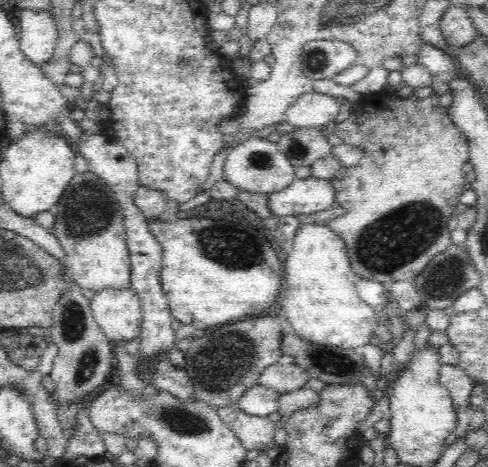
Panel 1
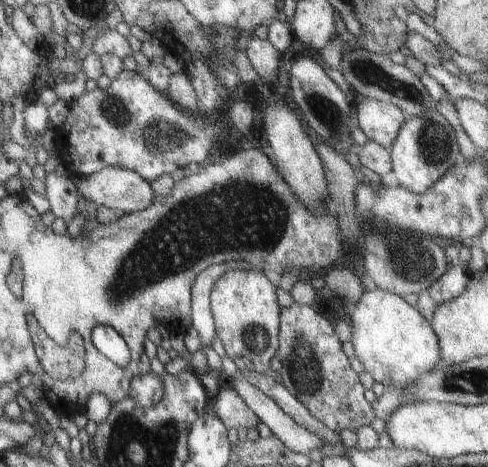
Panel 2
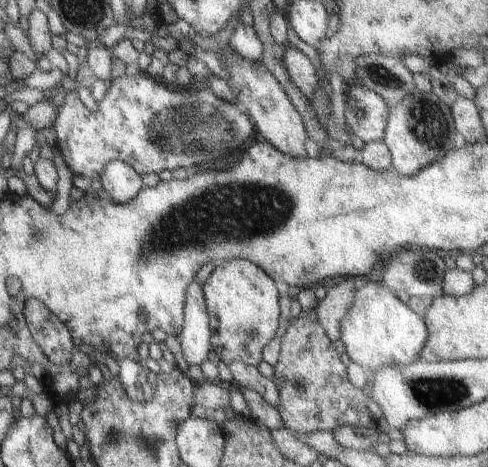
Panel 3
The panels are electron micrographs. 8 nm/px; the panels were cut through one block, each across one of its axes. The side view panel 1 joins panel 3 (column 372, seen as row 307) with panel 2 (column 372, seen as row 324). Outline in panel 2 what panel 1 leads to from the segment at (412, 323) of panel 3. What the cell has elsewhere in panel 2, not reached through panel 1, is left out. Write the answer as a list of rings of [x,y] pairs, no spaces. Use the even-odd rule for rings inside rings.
[[[365,290],[351,312],[353,356],[363,364],[365,372],[387,390],[395,390],[405,382],[421,376],[425,370],[437,368],[437,338],[427,320],[419,316],[415,306],[385,290]]]

